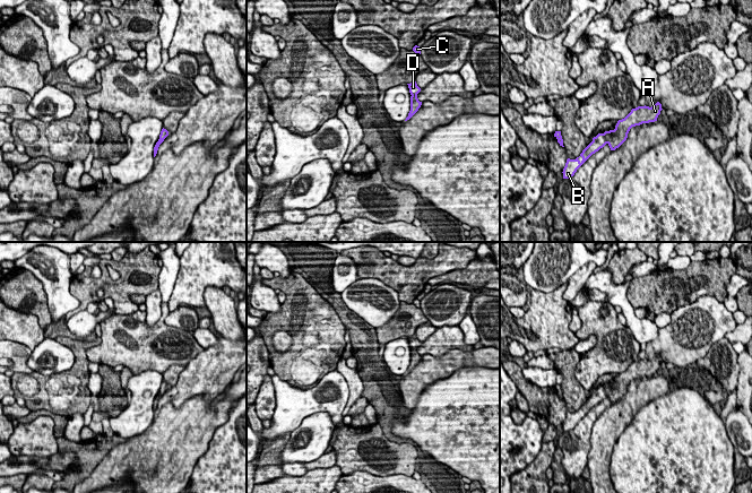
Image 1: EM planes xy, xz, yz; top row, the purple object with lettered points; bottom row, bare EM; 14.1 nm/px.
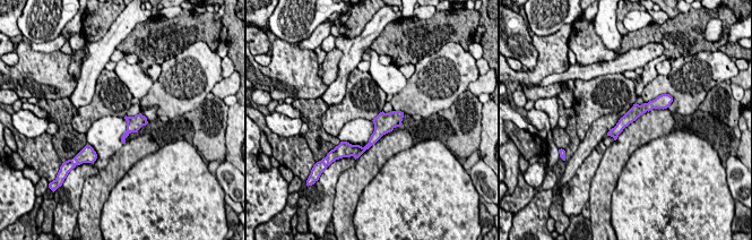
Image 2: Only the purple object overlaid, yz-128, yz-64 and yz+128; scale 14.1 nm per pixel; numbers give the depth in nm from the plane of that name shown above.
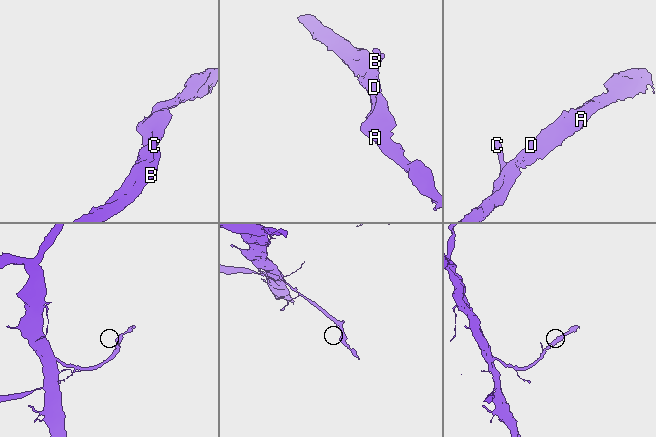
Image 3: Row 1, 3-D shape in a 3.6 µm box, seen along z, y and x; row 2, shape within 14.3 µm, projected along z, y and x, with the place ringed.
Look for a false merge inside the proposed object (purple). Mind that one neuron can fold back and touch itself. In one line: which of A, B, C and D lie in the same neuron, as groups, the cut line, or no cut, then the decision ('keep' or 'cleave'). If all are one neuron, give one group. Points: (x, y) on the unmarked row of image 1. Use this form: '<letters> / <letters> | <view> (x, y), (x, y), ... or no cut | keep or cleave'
A B C D | no cut | keep

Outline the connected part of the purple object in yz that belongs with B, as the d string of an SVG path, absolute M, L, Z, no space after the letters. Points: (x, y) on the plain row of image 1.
M657 355L654 360L638 360L632 362L631 365L622 373L619 373L615 382L598 387L593 391L593 395L582 404L576 413L567 413L563 422L563 432L569 432L574 429L577 423L596 405L603 401L606 397L611 404L619 401L628 391L628 387L632 380L642 377L657 374L662 364L662 357Z

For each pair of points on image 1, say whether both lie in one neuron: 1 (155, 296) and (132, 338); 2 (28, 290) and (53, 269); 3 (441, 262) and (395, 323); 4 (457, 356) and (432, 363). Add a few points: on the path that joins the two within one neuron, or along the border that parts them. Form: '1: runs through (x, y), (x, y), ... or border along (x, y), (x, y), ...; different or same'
1: border along (162, 302), (161, 317), (148, 327); different
2: border along (16, 267), (27, 269), (42, 284), (48, 305); different
3: border along (400, 301), (412, 303); different
4: runs through (451, 361), (449, 363), (438, 363); same

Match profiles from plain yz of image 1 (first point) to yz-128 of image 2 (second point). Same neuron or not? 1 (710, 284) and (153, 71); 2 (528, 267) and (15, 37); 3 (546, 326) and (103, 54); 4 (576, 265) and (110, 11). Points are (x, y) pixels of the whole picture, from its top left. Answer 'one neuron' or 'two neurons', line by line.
1: two neurons
2: two neurons
3: two neurons
4: two neurons

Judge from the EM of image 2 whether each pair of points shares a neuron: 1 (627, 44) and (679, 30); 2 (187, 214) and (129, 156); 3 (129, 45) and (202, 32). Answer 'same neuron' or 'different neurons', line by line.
1: same neuron
2: different neurons
3: same neuron

